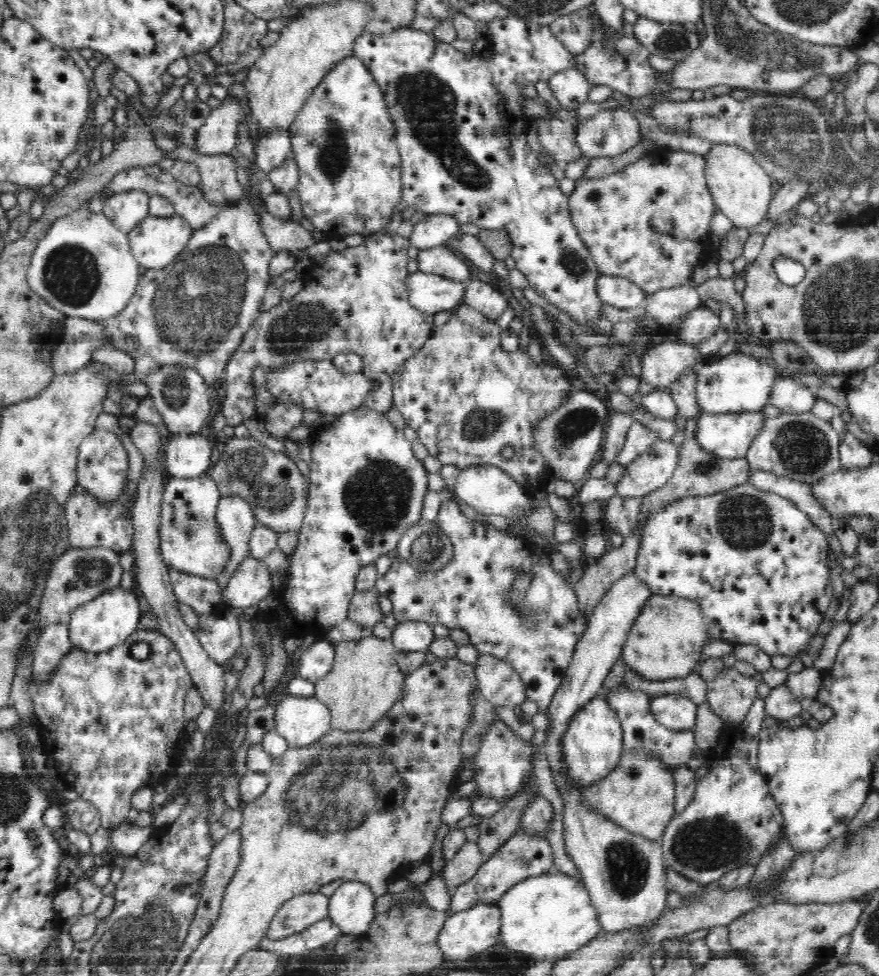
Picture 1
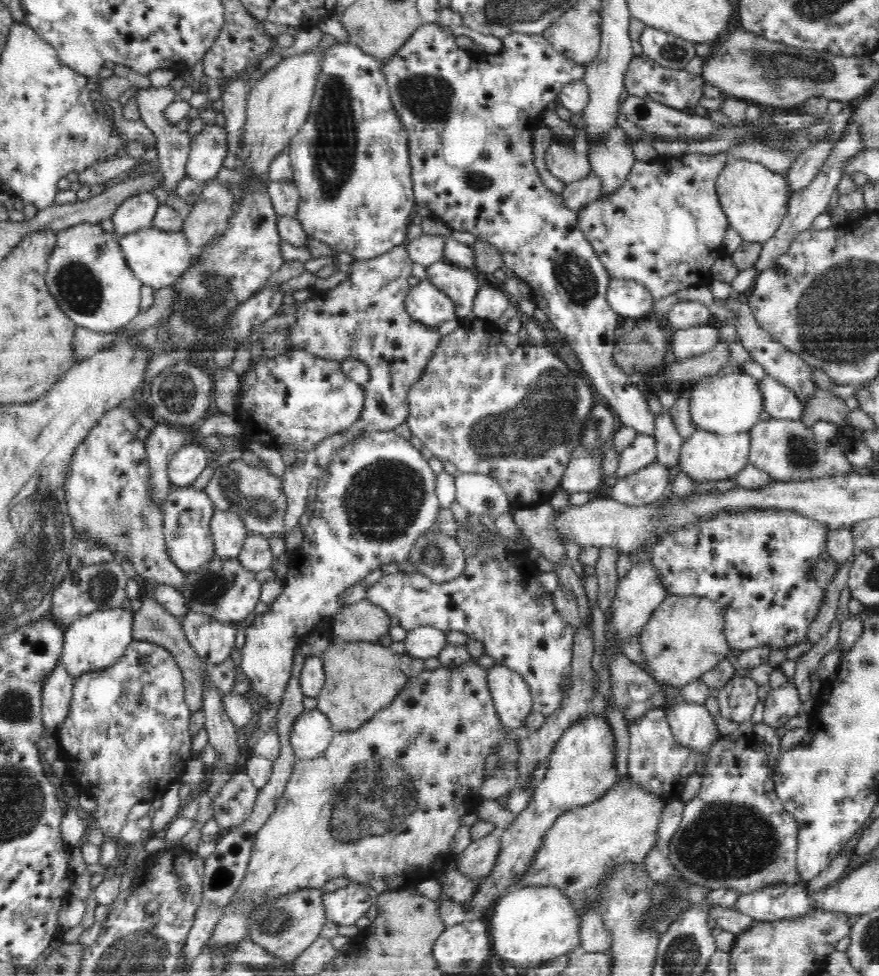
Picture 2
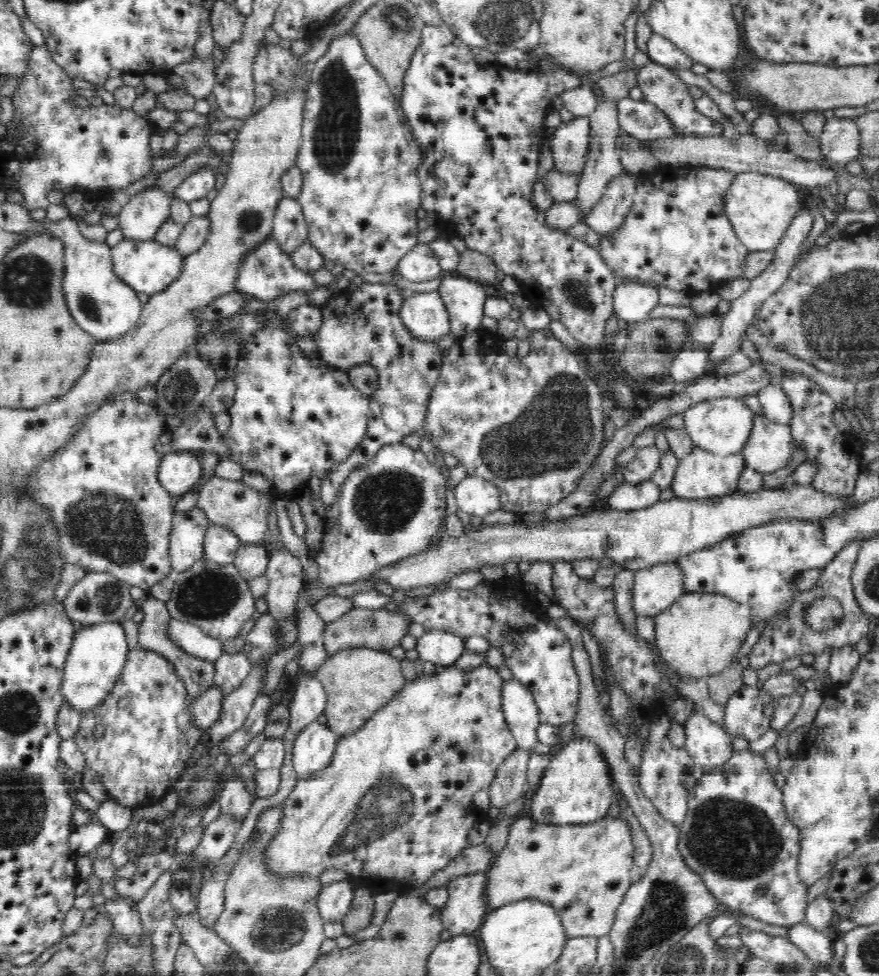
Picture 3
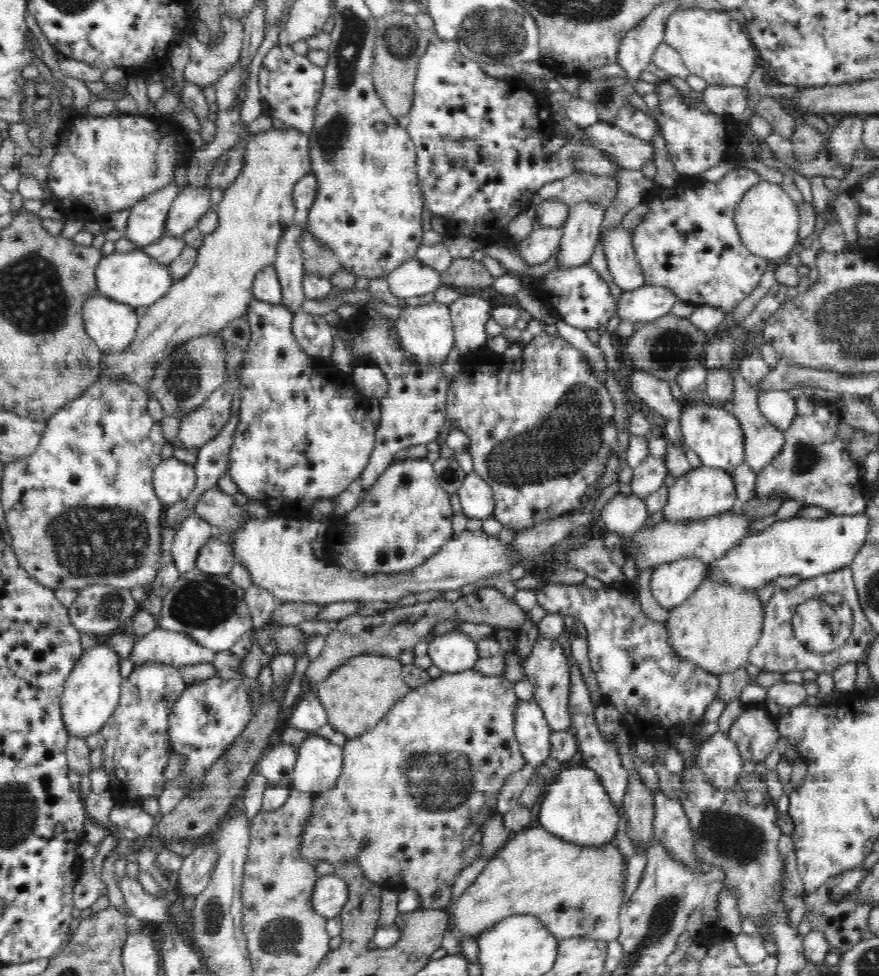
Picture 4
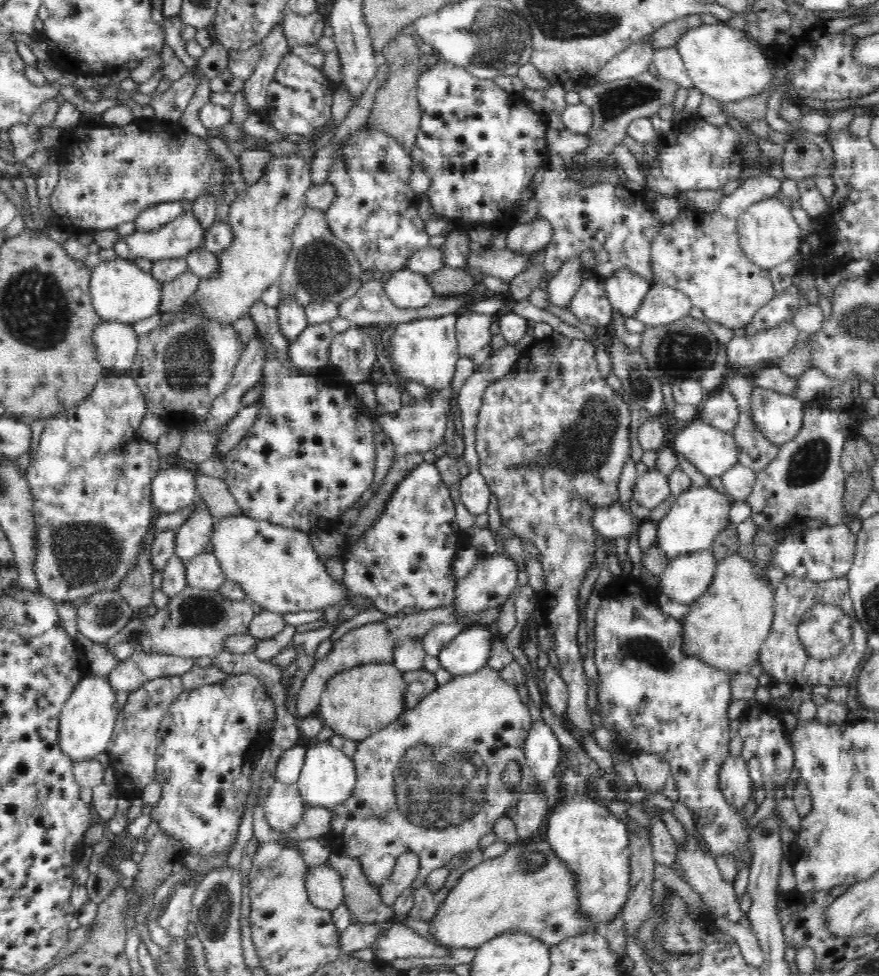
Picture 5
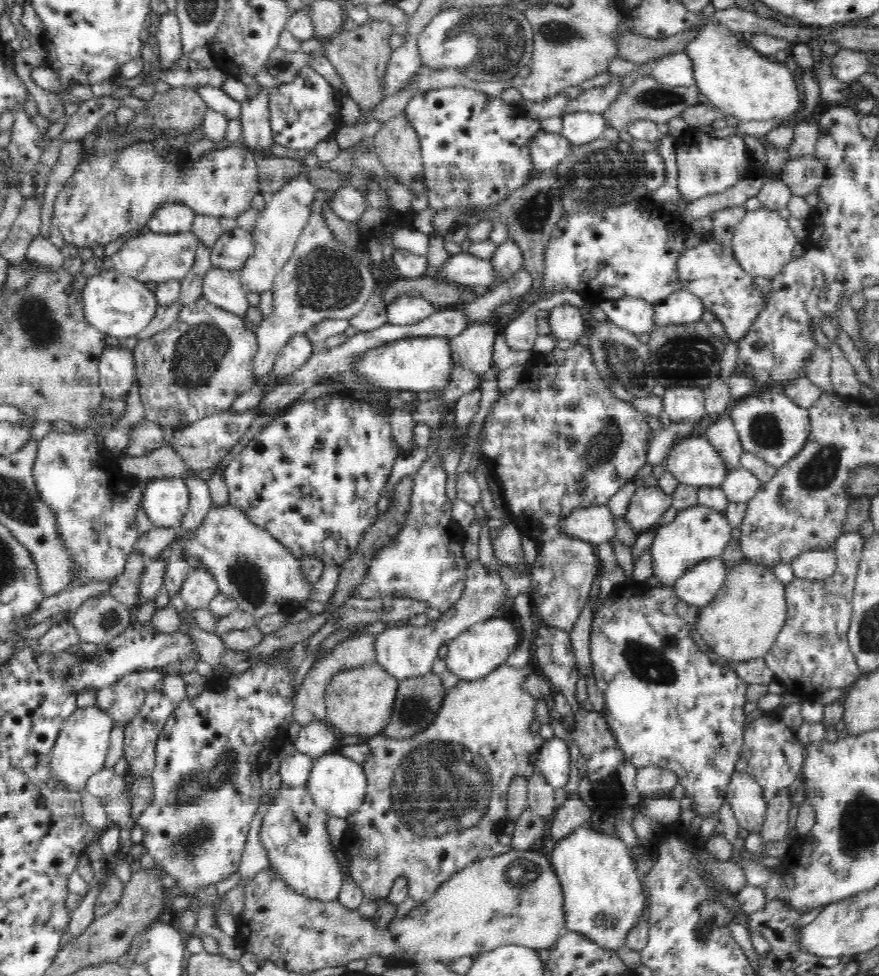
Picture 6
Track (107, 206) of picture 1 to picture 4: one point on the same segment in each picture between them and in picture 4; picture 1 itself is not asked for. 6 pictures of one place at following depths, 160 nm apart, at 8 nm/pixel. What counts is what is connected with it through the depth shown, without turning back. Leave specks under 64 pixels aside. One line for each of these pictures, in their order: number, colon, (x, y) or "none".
2: (136, 213)
3: (145, 213)
4: (146, 221)

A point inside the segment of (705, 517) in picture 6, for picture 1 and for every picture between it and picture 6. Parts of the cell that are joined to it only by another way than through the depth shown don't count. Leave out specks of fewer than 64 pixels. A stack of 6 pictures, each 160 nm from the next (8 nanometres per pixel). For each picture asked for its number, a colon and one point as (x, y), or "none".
1: (729, 438)
2: (704, 459)
3: (701, 476)
4: (703, 495)
5: (697, 518)

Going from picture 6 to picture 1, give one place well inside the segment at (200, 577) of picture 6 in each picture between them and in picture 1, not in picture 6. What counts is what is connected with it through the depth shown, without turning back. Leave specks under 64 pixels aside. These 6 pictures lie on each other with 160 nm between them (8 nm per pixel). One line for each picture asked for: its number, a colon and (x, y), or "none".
1: (235, 518)
2: (228, 532)
3: (219, 547)
4: (214, 559)
5: (202, 573)

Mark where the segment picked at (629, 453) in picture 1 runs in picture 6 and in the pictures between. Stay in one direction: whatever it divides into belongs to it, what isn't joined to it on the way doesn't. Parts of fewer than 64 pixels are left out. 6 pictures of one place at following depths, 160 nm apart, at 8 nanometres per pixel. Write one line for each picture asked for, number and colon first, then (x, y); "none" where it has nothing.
2: (641, 453)
3: (647, 462)
4: (649, 476)
5: (652, 488)
6: (647, 505)

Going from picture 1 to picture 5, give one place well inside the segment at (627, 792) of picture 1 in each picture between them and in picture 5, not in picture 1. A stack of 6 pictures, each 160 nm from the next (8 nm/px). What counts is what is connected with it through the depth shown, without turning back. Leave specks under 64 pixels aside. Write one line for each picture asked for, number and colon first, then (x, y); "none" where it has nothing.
2: (578, 854)
3: (582, 872)
4: (570, 893)
5: (527, 890)

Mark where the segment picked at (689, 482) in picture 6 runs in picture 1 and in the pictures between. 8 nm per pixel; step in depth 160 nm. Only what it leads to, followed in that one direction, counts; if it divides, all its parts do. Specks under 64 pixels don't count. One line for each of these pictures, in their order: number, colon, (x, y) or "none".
1: (734, 383)
2: (732, 403)
3: (721, 427)
4: (714, 436)
5: (712, 453)

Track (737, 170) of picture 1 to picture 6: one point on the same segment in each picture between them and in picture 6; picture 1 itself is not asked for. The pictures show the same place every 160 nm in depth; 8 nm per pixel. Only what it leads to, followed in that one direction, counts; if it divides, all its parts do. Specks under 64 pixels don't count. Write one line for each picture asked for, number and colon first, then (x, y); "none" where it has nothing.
2: (755, 199)
3: (761, 208)
4: (767, 220)
5: (768, 235)
6: (762, 244)

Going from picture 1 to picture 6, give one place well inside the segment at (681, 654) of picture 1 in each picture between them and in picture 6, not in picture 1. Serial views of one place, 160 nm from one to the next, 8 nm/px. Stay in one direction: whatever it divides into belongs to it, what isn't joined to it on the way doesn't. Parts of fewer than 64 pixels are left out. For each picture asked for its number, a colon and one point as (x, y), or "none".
2: (686, 636)
3: (701, 634)
4: (717, 628)
5: (727, 627)
6: (743, 622)

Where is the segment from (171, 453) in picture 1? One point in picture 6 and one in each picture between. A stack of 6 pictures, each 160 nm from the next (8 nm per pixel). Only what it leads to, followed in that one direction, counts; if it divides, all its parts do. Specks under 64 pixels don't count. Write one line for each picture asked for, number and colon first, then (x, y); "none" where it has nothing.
2: (187, 463)
3: (178, 472)
4: (174, 481)
5: (172, 490)
6: (165, 501)

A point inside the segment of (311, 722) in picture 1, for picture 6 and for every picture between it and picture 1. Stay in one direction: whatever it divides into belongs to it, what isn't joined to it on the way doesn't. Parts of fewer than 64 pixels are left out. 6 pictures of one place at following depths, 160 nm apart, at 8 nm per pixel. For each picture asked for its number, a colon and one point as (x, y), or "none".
2: (311, 732)
3: (314, 748)
4: (320, 765)
5: (329, 777)
6: (339, 784)

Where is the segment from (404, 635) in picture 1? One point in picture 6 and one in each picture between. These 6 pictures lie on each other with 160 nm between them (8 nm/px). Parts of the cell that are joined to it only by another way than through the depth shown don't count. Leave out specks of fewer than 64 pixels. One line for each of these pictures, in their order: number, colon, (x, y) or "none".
2: (424, 642)
3: (442, 648)
4: (453, 652)
5: (468, 652)
6: (485, 646)

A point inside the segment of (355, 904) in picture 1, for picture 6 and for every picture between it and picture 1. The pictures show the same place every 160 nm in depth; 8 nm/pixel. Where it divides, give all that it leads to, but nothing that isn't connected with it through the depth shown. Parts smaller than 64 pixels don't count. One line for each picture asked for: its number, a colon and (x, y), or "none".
2: (345, 906)
3: (333, 901)
4: (330, 894)
5: (324, 886)
6: (294, 834)

